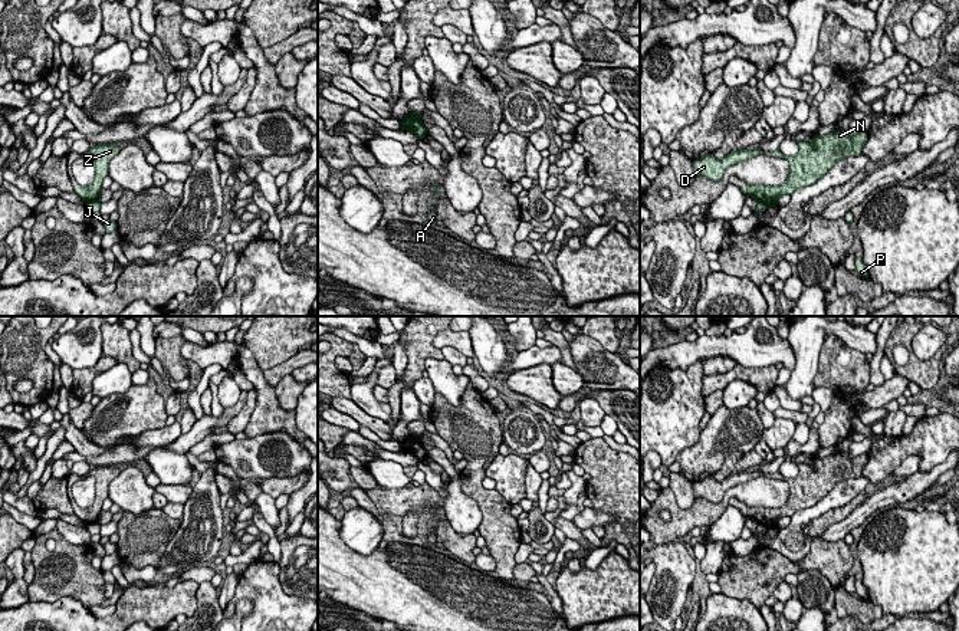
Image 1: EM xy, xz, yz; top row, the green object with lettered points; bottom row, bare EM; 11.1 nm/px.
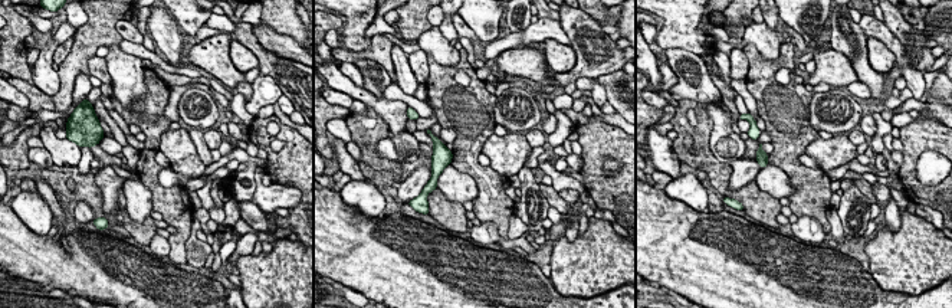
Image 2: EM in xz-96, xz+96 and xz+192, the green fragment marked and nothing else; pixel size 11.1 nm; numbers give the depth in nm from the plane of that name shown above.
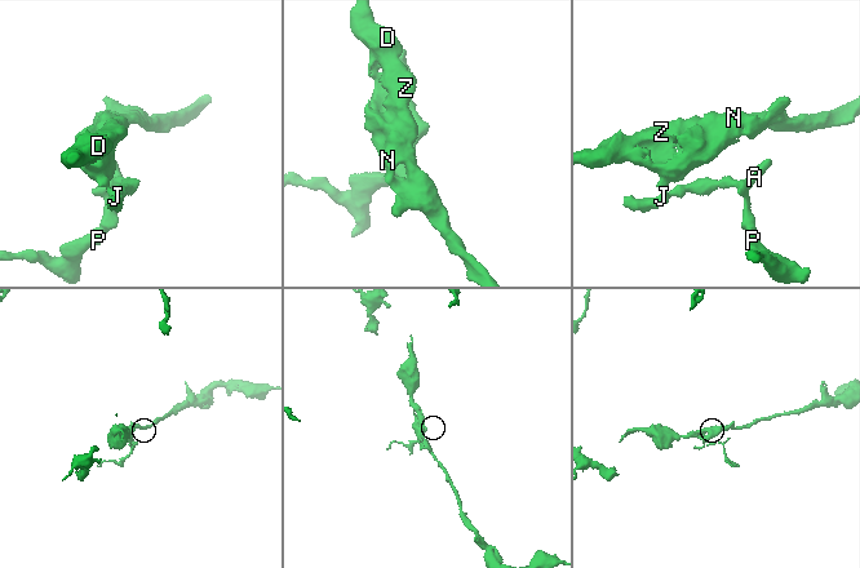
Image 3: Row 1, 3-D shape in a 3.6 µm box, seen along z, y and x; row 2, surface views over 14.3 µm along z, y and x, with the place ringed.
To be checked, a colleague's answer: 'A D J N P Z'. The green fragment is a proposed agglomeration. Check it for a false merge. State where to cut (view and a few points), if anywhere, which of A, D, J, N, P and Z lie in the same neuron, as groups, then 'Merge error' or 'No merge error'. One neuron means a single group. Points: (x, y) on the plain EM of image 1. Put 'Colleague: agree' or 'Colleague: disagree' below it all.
Split along xy (97, 522), (88, 525). Groups: A J P / D N Z. Merge error
Colleague: disagree

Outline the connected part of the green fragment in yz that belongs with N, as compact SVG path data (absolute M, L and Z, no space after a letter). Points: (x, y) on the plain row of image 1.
M837 451L824 459L812 457L812 464L801 463L798 474L792 479L784 477L779 471L763 474L759 470L730 474L722 482L713 476L693 483L694 499L702 497L710 503L720 503L728 489L748 483L759 476L775 480L785 480L789 486L789 497L782 507L755 507L742 503L742 513L765 525L768 529L776 529L782 517L792 517L797 512L811 507L824 499L837 483L848 477L860 477L867 464L867 454L850 457L847 451Z

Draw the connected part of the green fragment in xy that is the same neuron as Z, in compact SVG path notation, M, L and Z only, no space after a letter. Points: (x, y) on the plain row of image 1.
M98 466L91 470L85 477L95 479L95 502L86 509L75 509L73 513L86 525L96 523L102 512L104 500L108 497L109 483L121 473L118 466Z

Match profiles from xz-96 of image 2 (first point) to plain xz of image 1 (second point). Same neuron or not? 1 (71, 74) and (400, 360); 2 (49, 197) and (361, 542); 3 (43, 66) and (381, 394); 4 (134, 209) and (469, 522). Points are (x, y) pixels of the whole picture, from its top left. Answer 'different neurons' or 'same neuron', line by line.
1: different neurons
2: different neurons
3: different neurons
4: same neuron

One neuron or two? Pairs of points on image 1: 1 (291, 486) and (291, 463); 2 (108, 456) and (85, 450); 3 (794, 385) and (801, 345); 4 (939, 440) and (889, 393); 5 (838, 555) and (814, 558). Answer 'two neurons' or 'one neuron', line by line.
1: two neurons
2: two neurons
3: one neuron
4: two neurons
5: one neuron

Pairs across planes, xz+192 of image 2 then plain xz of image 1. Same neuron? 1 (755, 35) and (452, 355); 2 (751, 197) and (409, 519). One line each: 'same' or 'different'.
1: different
2: different

